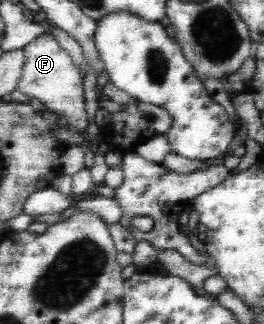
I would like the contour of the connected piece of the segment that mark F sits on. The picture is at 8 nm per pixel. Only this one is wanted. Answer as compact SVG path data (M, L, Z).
M49 34L37 36L24 46L24 64L22 74L18 78L17 89L30 97L35 104L42 105L63 116L76 132L84 132L88 128L88 119L84 110L84 76L82 70L73 63L68 51Z

